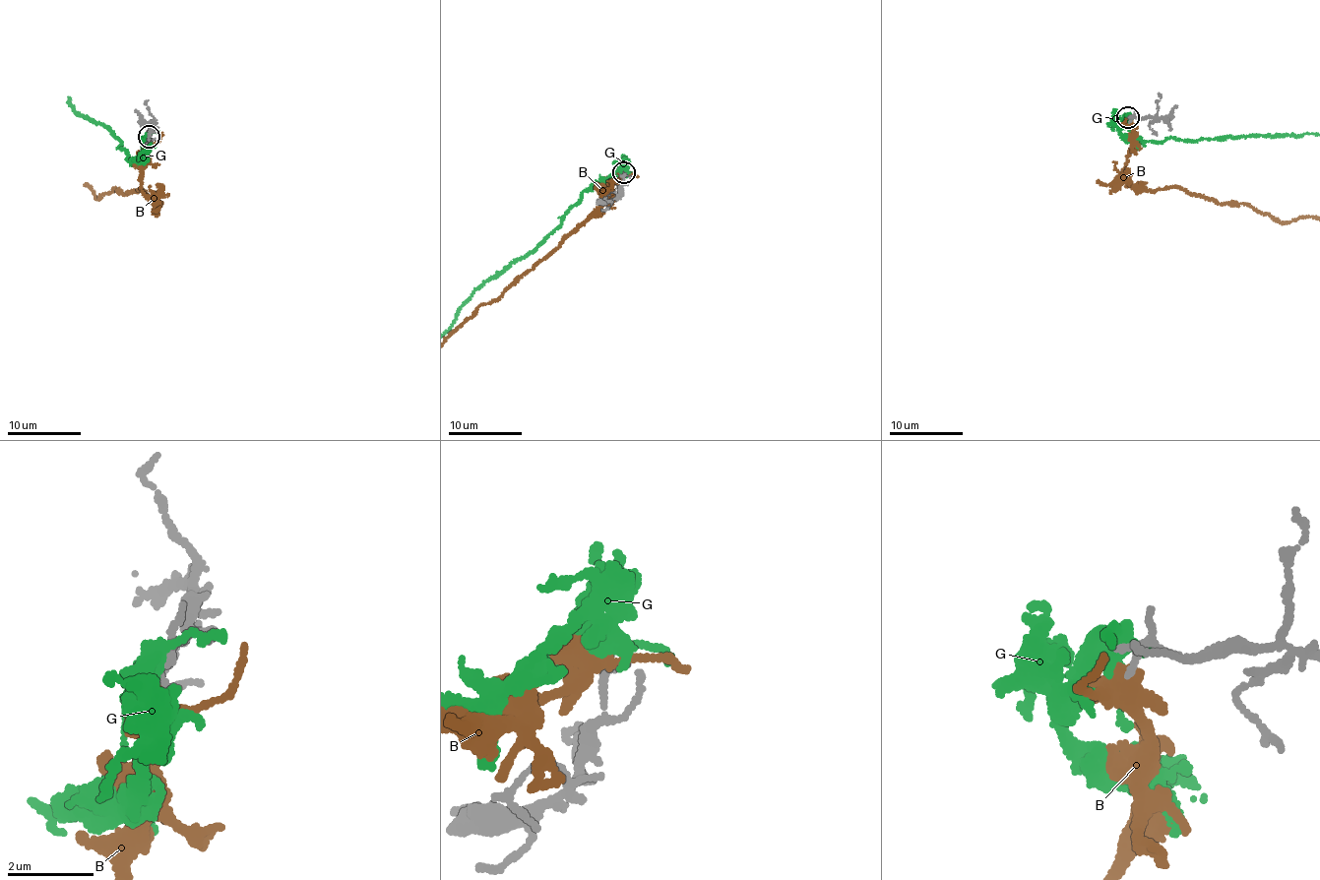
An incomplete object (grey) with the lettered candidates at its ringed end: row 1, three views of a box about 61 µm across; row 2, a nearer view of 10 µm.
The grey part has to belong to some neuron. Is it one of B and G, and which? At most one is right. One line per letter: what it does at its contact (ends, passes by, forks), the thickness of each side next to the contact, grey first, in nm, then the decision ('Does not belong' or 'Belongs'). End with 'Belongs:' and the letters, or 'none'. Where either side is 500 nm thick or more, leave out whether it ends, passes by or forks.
B: It forks there. Thickness 90 nm (grey) against 340 nm. Does not belong
G: It forks there. Thickness 150 nm (grey) against 380 nm. Does not belong
Belongs: none

